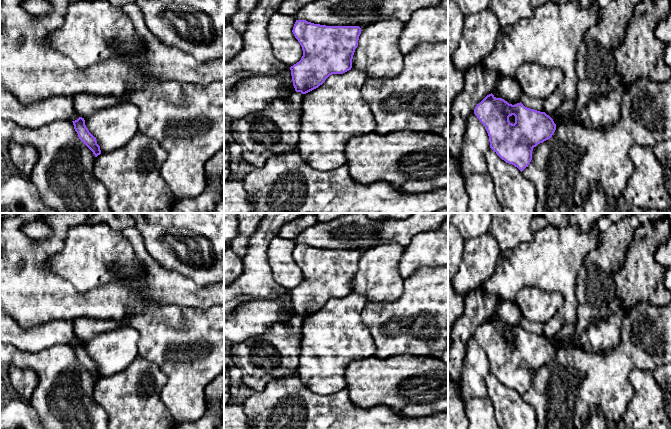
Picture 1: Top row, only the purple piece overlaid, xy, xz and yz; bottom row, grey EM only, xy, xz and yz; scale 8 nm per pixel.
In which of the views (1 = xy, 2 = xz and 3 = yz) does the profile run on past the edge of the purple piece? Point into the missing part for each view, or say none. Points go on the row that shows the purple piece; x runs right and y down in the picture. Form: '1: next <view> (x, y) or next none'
1: next none
2: next none
3: next none

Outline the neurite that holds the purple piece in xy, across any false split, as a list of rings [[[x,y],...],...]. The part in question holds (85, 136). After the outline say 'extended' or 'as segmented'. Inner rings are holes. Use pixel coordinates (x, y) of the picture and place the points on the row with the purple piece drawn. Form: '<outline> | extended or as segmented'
[[[79,117],[77,120],[72,122],[79,139],[93,152],[95,157],[100,155],[100,146],[97,144],[96,137],[94,137],[86,127],[84,118]]] | as segmented

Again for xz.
[[[296,20],[292,32],[302,47],[303,56],[290,67],[295,91],[306,94],[322,85],[330,75],[351,70],[361,31],[359,26],[326,26]]] | as segmented

